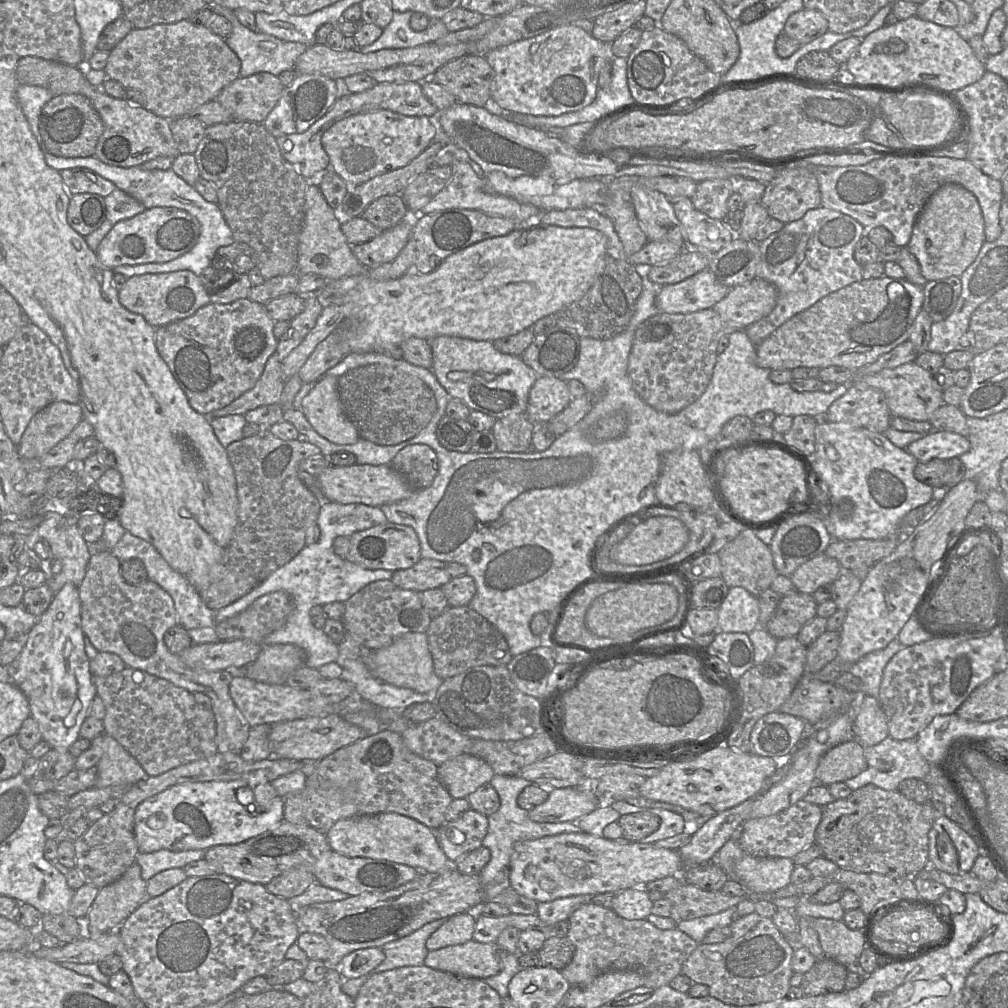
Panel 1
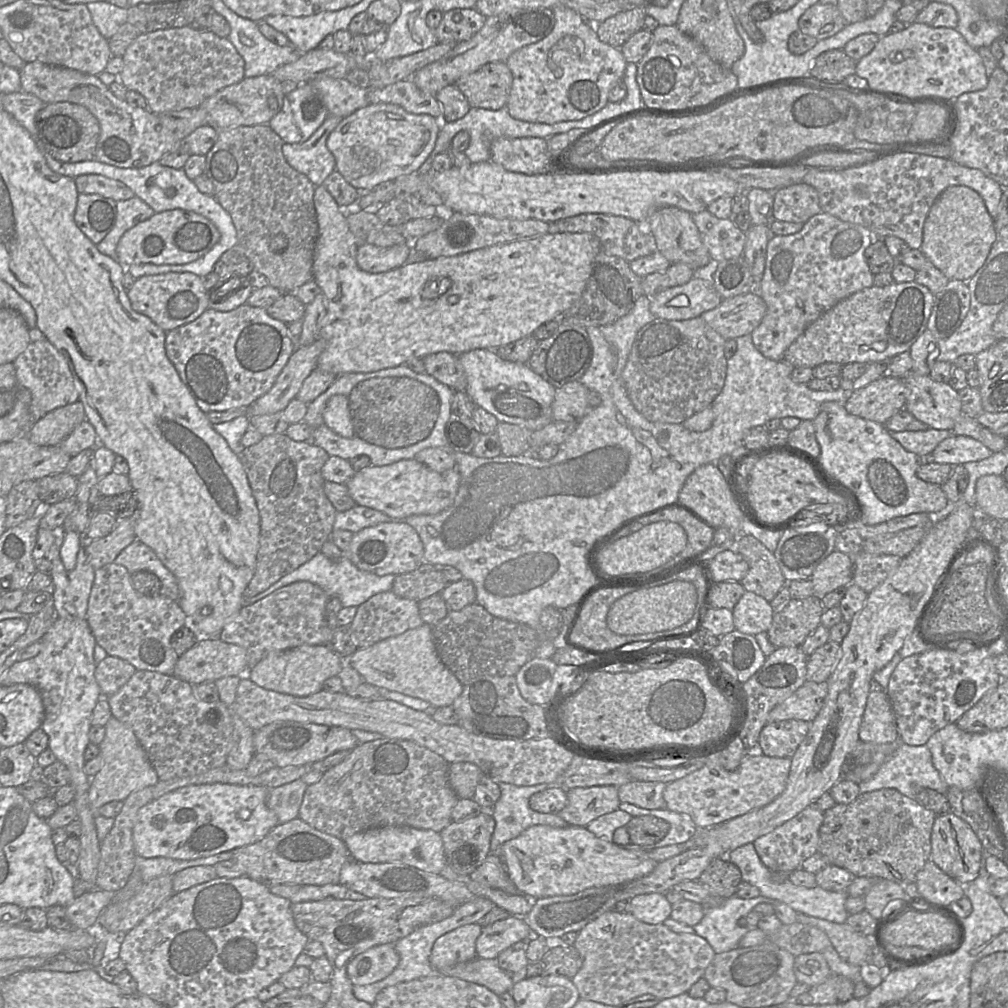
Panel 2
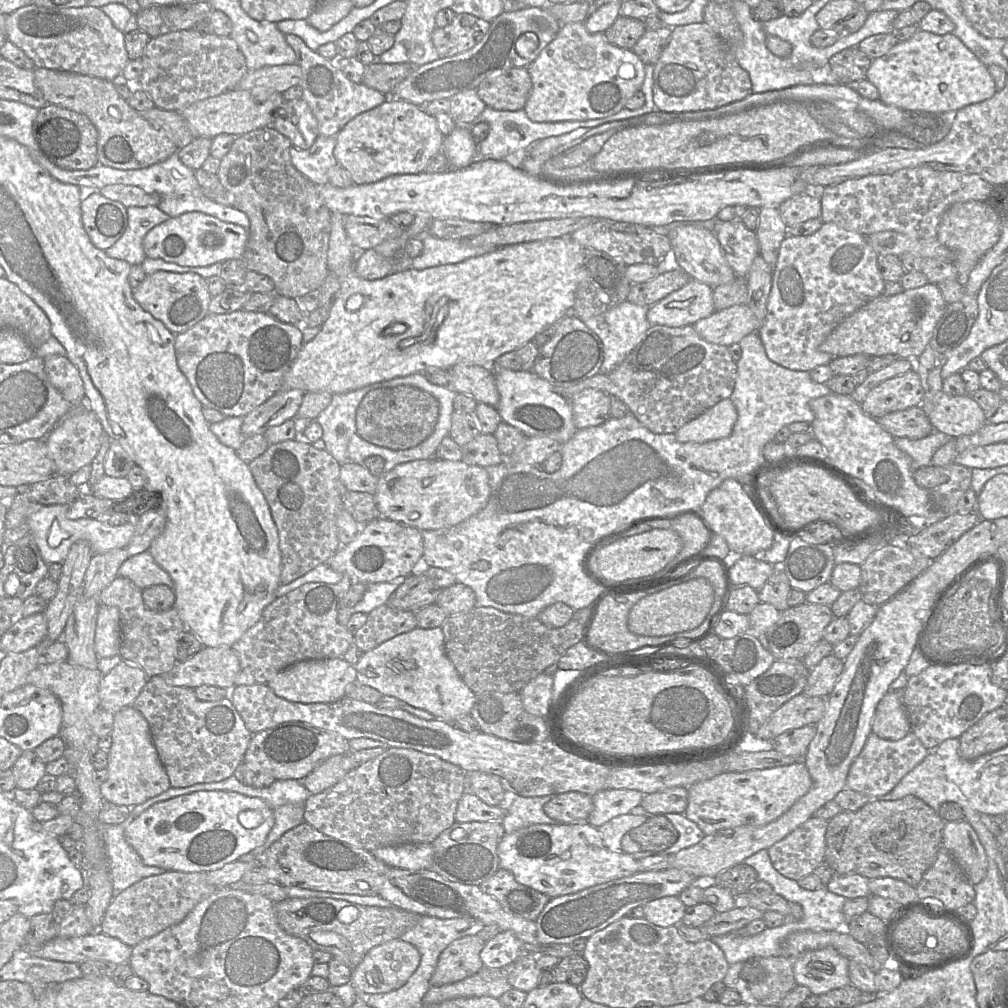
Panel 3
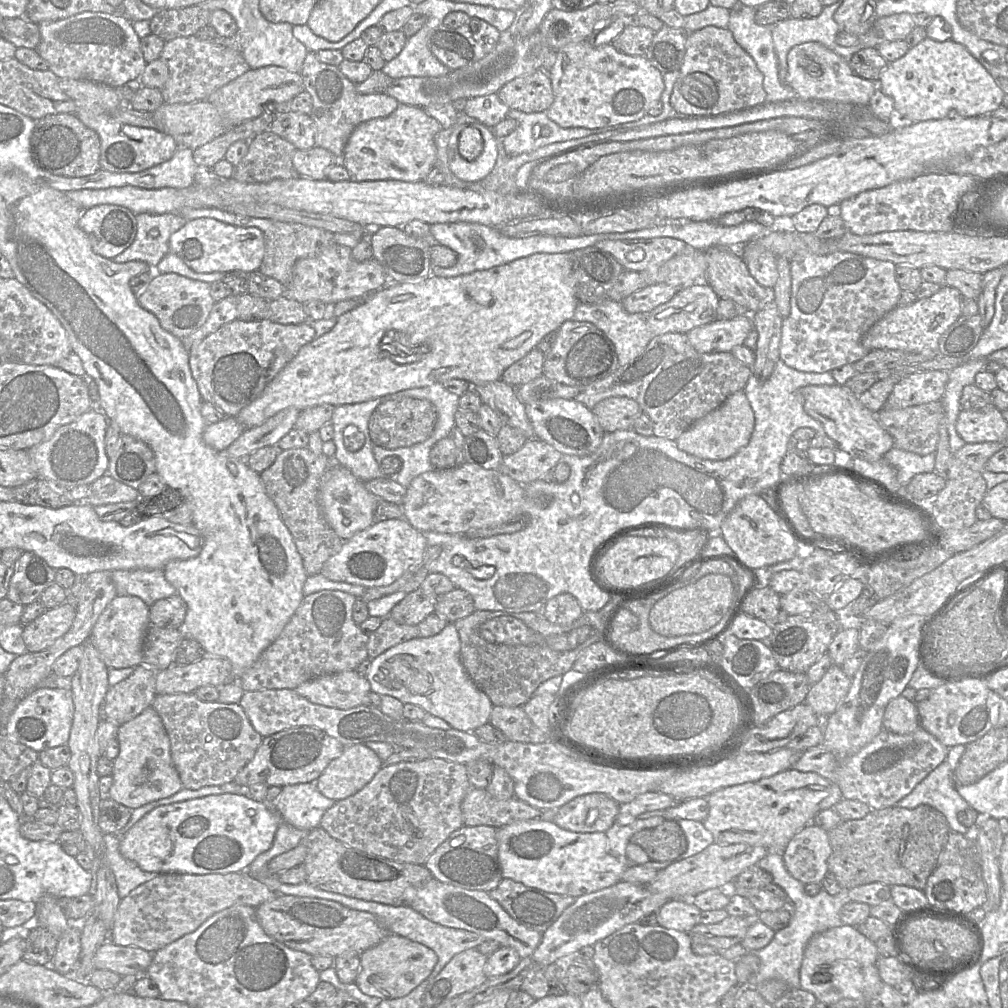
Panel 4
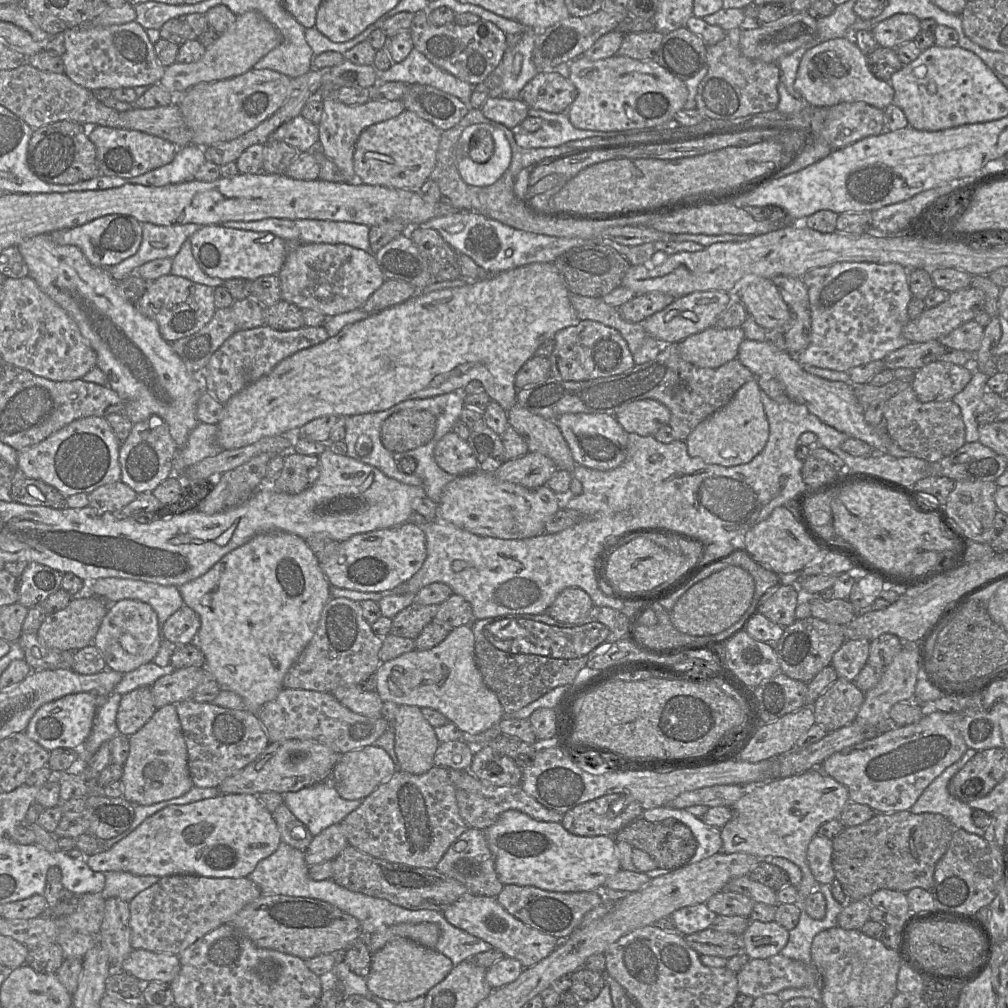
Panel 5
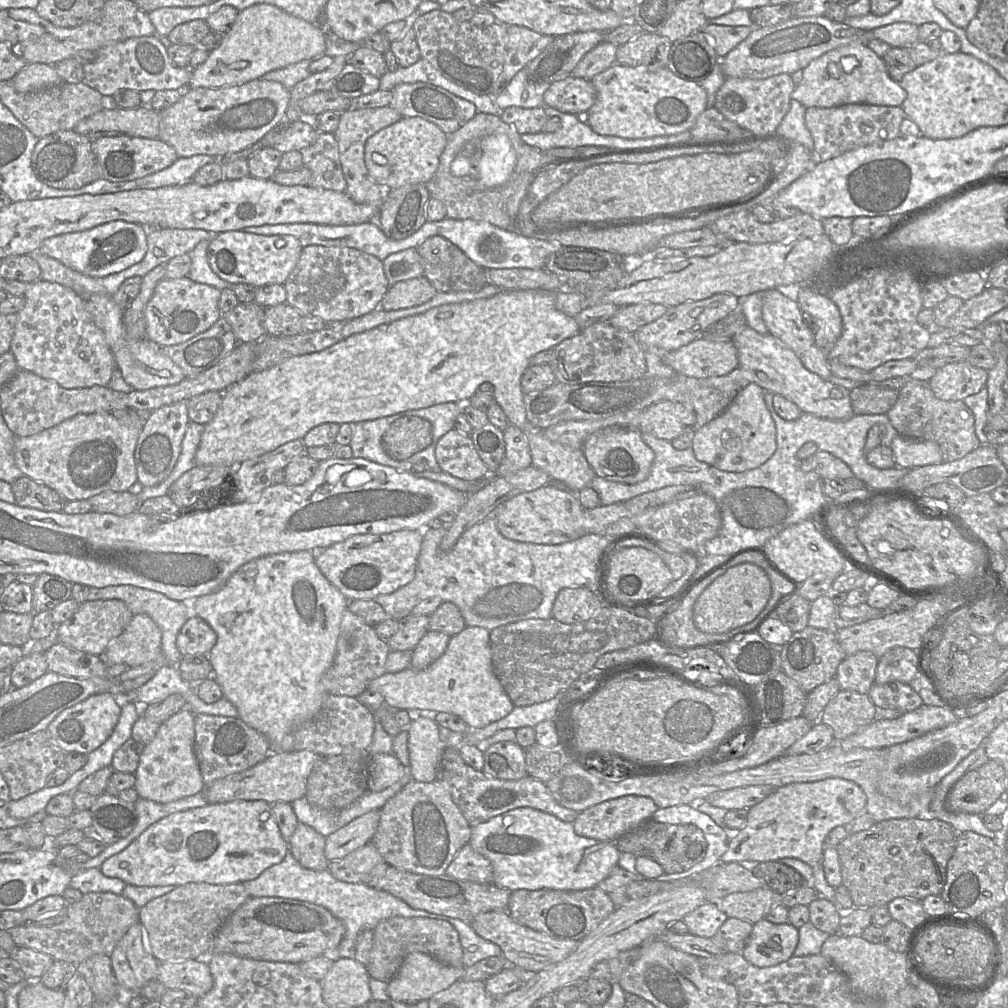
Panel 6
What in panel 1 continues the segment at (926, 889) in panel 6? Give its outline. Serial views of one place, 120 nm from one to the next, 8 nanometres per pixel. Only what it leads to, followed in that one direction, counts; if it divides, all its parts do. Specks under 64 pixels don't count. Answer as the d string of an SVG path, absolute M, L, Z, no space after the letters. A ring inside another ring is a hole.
M867 784L847 798L835 799L822 807L822 817L815 832L815 842L821 848L823 857L840 868L858 873L878 873L901 881L915 879L915 875L930 865L928 834L937 817L937 810L931 803L918 803L898 791L884 790L874 784Z

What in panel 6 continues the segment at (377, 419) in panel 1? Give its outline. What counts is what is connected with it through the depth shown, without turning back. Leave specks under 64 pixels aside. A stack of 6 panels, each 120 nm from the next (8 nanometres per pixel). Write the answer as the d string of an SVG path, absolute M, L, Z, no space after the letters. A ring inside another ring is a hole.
M403 416L395 420L382 435L381 446L397 461L406 461L432 443L431 423L418 416Z

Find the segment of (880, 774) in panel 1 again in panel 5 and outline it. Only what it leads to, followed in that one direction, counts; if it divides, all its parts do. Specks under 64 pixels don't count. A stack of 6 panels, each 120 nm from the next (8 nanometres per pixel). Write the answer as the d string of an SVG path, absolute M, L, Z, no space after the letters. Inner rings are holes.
M967 750L967 755L960 761L947 767L923 791L910 808L914 814L937 813L948 818L956 829L983 837L985 831L977 827L972 820L973 808L951 795L949 782L952 777L976 754L976 750Z

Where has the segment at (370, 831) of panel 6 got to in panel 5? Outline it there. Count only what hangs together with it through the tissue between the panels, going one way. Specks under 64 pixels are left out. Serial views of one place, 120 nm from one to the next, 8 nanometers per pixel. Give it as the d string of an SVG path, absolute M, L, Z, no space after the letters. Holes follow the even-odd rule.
M340 823L333 824L313 837L304 859L308 866L333 861L349 845Z

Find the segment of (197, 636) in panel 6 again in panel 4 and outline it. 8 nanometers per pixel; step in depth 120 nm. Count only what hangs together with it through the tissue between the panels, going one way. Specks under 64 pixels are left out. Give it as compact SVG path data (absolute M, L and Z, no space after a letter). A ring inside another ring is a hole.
M178 594L155 601L149 607L150 625L178 628L185 619L187 607Z

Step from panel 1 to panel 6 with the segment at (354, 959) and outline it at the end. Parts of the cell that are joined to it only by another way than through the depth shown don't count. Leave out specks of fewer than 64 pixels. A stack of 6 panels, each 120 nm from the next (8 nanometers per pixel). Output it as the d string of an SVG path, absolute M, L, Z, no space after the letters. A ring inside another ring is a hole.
M412 952L404 958L396 975L387 982L387 993L391 1001L408 1005L422 1000L428 1001L438 992L462 980L463 975L464 967L453 967L438 961L430 955Z

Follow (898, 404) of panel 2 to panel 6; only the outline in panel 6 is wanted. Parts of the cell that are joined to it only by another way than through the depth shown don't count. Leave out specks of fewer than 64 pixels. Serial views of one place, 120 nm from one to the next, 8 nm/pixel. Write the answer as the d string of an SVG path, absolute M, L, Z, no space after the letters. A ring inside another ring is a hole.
M967 361L947 364L929 380L934 395L945 401L957 401L977 394L986 386L988 370Z

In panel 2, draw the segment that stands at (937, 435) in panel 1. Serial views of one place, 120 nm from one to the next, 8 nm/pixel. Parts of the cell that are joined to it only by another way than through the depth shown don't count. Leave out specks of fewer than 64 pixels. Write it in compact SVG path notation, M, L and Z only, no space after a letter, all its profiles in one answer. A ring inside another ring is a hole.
M952 435L941 441L931 453L932 462L952 466L990 457L993 452L974 438Z

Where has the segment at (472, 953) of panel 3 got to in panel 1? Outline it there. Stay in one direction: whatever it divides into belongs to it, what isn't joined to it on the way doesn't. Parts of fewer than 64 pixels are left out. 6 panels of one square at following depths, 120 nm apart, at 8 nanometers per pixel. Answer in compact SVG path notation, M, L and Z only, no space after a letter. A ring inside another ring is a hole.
M467 911L455 914L434 931L426 941L428 951L447 946L466 943L473 939L476 923L476 913Z

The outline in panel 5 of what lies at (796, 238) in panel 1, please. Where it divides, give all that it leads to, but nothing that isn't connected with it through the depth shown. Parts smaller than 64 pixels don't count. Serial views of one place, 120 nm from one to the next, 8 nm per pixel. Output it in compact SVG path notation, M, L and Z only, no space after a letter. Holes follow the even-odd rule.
M837 262L807 271L802 281L808 289L810 310L810 343L798 355L794 355L801 365L811 365L835 371L848 372L850 369L876 360L883 360L889 353L911 343L903 335L903 328L910 321L908 304L913 298L908 283L908 269L897 263L878 264L872 262Z

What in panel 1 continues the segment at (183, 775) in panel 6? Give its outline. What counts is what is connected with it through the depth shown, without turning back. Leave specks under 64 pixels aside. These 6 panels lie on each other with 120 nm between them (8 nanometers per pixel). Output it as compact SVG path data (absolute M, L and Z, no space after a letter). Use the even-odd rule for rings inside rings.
M105 734L104 754L97 765L94 787L131 787L147 777L138 761L116 739Z

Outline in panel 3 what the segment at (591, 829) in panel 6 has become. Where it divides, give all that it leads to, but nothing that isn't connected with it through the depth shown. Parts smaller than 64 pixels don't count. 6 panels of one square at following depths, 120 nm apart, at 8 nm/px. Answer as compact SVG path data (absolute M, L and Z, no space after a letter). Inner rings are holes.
M565 792L551 797L544 805L545 814L564 824L585 824L593 810L592 796Z

